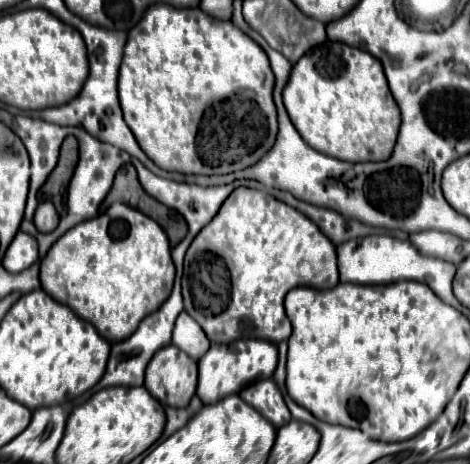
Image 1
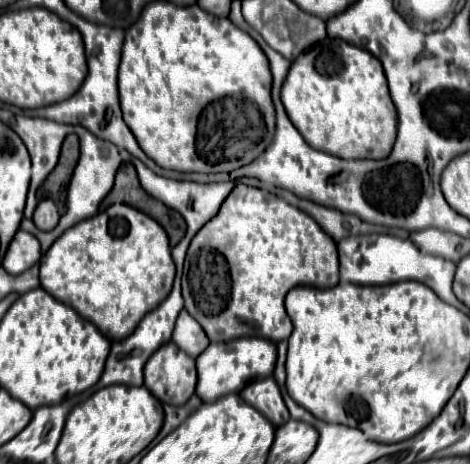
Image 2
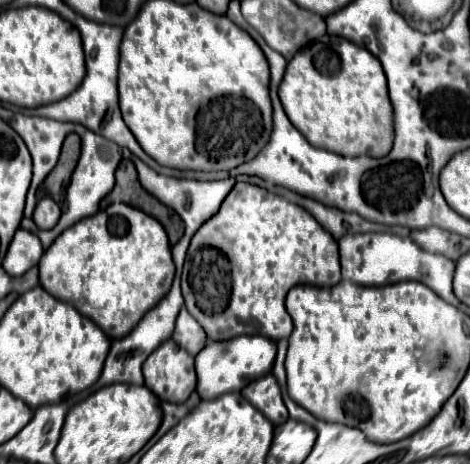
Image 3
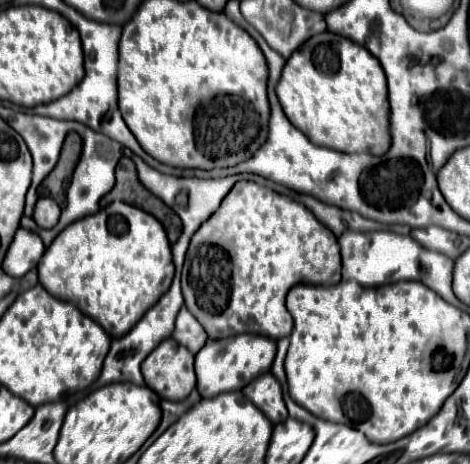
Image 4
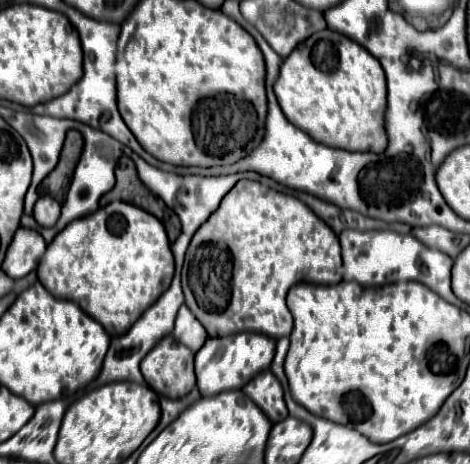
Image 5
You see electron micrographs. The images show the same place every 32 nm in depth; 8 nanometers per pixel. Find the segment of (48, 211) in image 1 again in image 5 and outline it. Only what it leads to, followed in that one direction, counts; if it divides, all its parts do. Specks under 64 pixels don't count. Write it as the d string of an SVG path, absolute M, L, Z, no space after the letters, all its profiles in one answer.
M50 196L38 198L38 202L34 206L34 218L44 228L54 226L56 220L60 218L60 204L54 198L50 198Z

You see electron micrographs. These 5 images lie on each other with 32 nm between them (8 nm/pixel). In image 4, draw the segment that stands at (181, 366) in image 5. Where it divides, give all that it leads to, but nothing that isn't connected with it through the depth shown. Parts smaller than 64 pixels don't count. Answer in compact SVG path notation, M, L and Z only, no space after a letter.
M172 338L160 342L142 362L142 374L148 388L172 402L184 400L196 386L194 356Z

